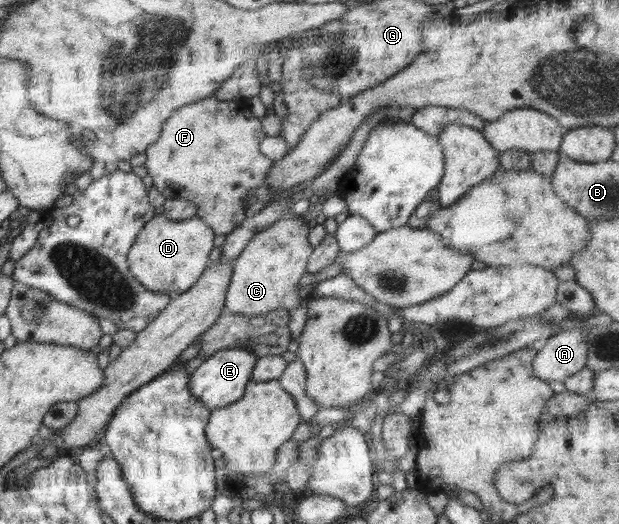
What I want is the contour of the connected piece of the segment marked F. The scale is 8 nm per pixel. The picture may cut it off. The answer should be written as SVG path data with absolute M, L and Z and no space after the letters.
M213 95L198 103L176 109L164 123L160 137L146 149L148 175L153 177L153 187L166 199L189 199L196 204L197 216L205 221L215 235L226 235L234 231L245 218L249 199L248 191L263 185L266 173L274 161L262 155L259 143L266 137L260 119L252 114L244 103L236 100L219 100Z

